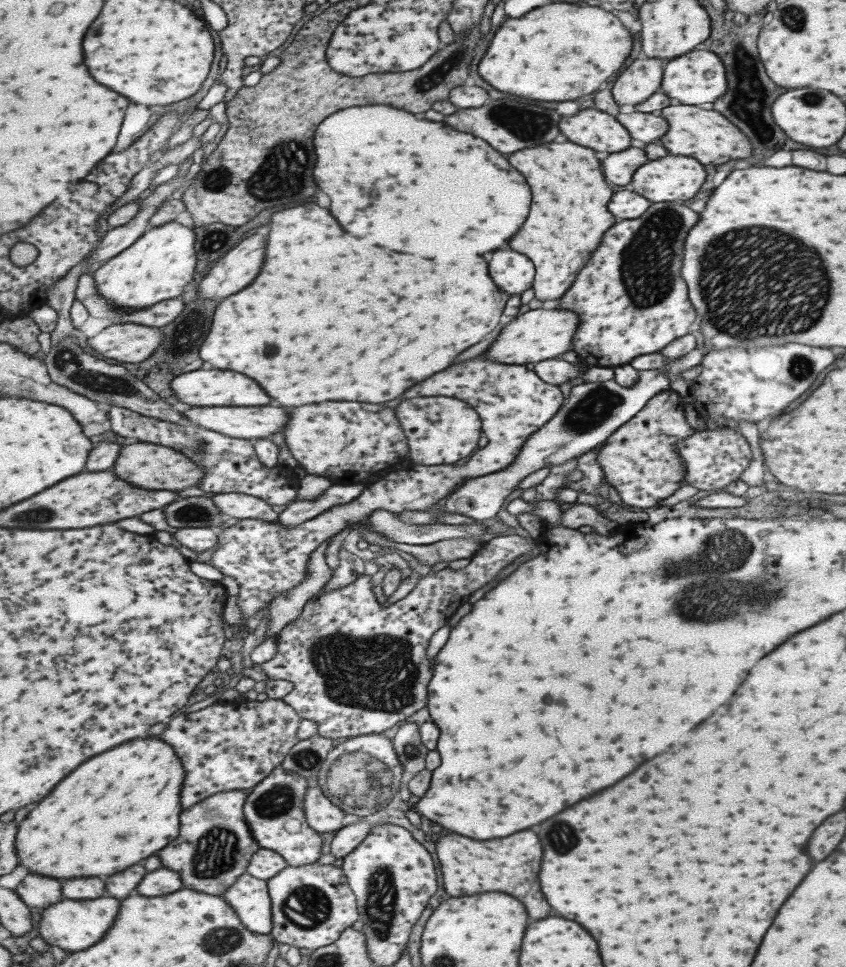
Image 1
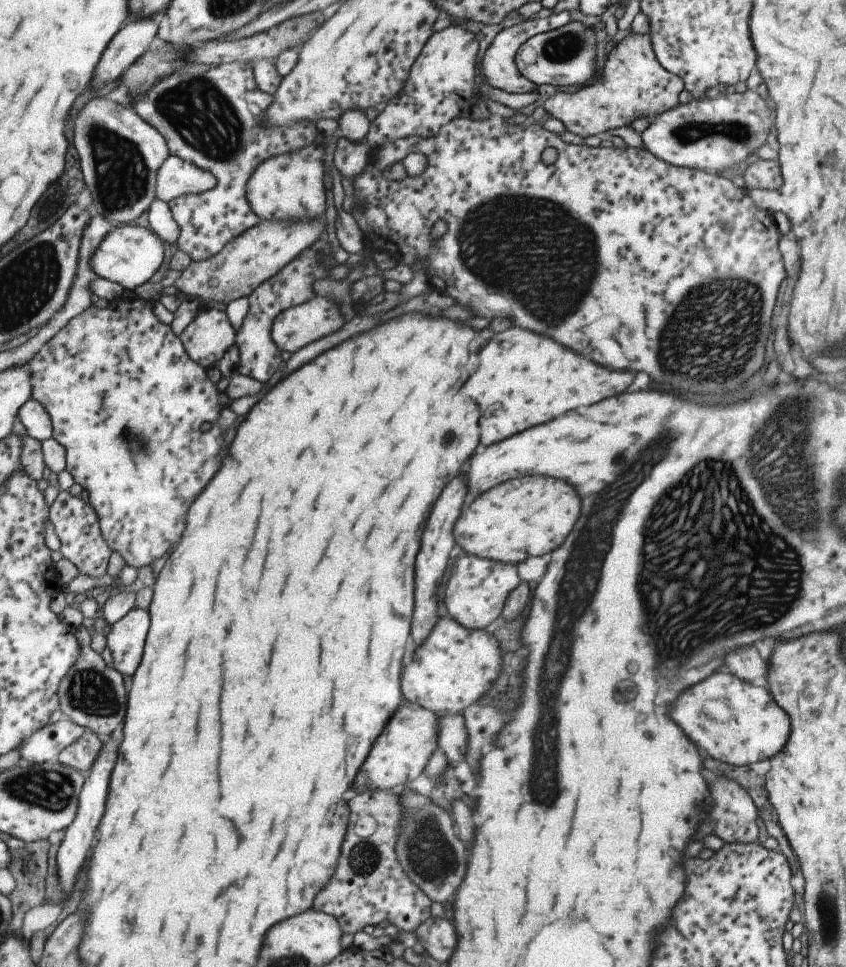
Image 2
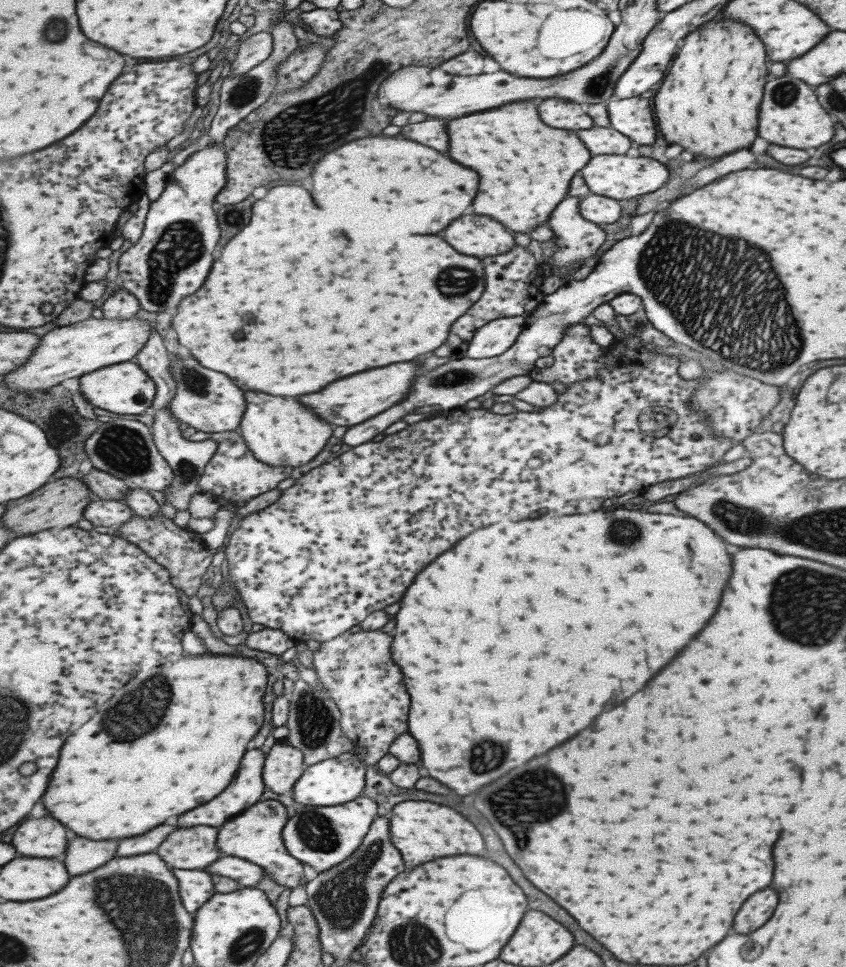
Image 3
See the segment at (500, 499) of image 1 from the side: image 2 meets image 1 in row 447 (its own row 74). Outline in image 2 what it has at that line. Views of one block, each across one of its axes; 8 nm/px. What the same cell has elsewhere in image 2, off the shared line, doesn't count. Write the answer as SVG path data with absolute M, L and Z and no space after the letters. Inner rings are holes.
M571 20L569 24L531 38L521 52L517 54L517 66L521 74L525 74L529 80L533 80L539 86L551 84L551 86L589 86L589 80L597 78L597 42L603 34L593 30L591 26L585 26L583 22Z

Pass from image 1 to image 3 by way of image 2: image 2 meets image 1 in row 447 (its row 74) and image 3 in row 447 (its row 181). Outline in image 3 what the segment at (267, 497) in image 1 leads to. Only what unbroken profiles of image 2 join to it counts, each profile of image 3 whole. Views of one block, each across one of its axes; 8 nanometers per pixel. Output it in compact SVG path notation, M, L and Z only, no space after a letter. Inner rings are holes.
M187 426L183 432L185 432L185 438L189 438L193 442L215 440L219 444L219 450L213 456L213 460L211 460L211 464L207 468L207 474L205 474L205 478L201 482L201 492L217 496L217 500L221 500L223 504L237 500L239 506L245 506L253 498L277 490L277 486L283 480L291 478L291 474L293 474L295 466L273 466L269 462L259 460L243 434L237 434L237 432L233 432L233 434L207 434L207 432L203 432L199 428L193 428L193 426L191 428Z

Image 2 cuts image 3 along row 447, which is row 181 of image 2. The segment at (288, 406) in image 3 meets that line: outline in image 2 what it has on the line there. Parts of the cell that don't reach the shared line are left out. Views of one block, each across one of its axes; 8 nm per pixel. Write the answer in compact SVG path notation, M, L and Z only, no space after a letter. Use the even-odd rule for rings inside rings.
M315 142L293 154L279 154L263 162L249 182L249 202L261 220L297 222L309 218L321 218L327 210L325 194L325 164L323 142Z

